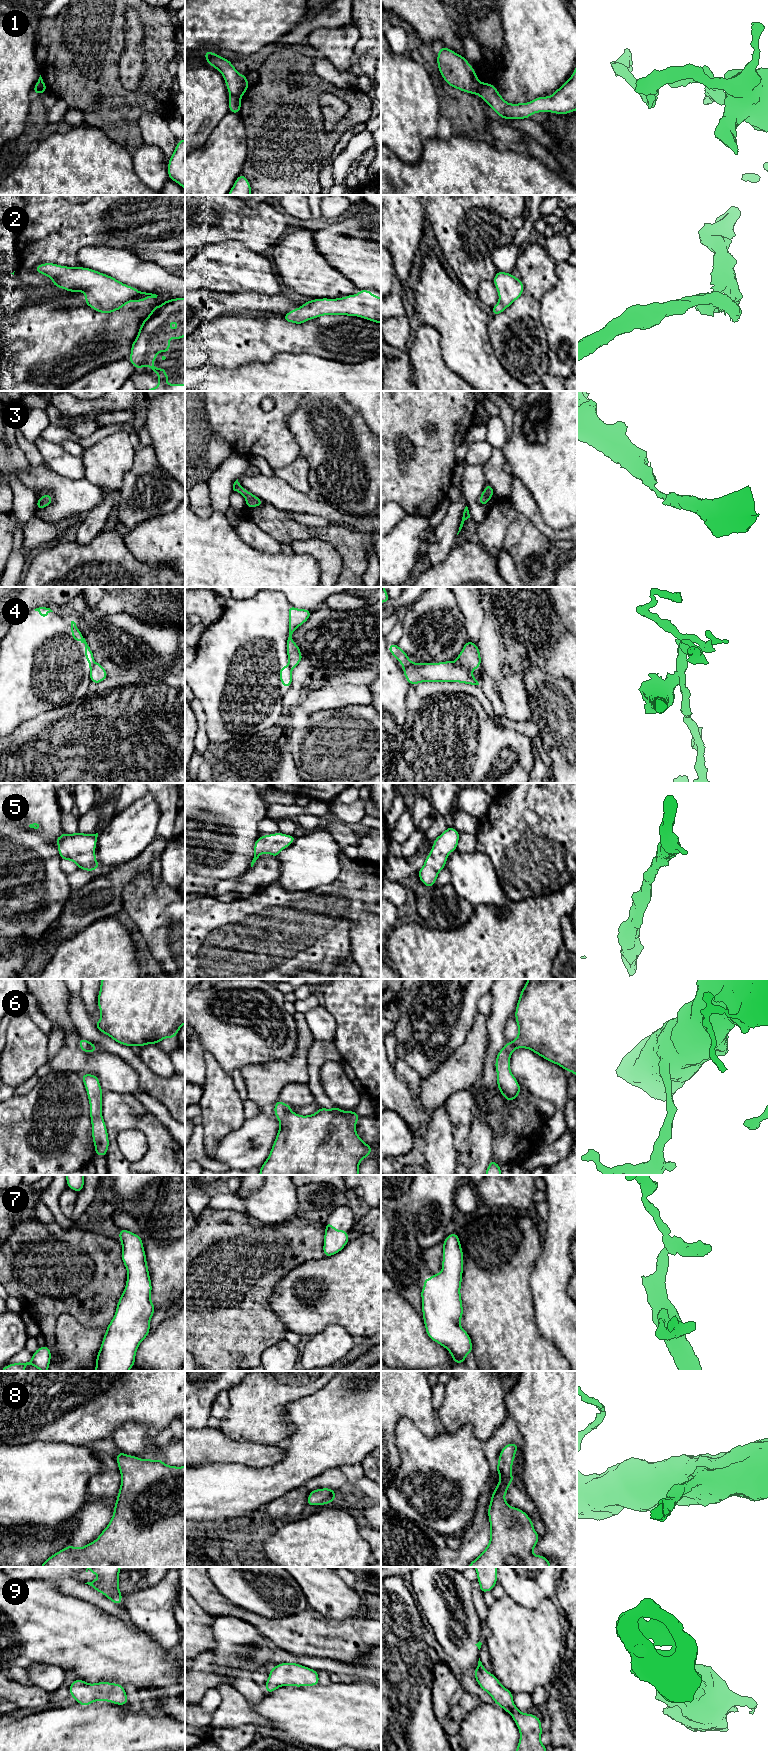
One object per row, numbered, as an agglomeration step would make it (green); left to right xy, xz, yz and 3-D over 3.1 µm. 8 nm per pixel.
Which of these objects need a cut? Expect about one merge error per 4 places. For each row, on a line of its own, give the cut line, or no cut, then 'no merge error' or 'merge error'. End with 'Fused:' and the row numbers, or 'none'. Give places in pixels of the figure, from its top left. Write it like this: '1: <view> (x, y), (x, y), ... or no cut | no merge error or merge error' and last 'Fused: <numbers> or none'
1: yz (479, 82), (476, 93) | merge error
2: no cut | no merge error
3: no cut | no merge error
4: yz (459, 663), (470, 672) | merge error
5: no cut | no merge error
6: no cut | no merge error
7: no cut | no merge error
8: no cut | no merge error
9: no cut | no merge error
Fused: 1, 4

